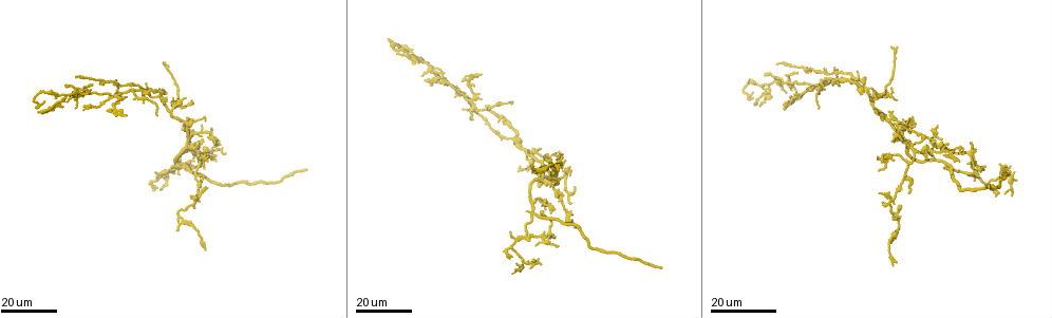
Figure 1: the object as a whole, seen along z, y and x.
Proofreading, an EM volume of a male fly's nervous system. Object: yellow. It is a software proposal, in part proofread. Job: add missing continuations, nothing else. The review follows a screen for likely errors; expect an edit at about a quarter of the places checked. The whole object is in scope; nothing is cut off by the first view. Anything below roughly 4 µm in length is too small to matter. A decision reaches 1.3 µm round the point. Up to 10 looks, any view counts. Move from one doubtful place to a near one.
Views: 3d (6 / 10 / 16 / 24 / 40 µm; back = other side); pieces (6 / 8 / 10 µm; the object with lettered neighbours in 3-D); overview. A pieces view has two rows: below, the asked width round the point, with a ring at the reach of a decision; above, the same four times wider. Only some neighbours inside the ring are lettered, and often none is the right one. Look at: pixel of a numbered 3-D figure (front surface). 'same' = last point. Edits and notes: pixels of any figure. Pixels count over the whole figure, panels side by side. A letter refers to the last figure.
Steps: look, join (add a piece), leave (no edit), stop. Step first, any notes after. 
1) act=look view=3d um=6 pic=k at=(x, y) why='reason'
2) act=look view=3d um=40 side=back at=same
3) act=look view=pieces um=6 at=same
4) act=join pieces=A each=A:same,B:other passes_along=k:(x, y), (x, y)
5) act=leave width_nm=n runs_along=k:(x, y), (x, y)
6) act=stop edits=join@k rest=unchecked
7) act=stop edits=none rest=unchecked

act=look view=3d um=16 pic=1 at=(135, 97) why='thin end'

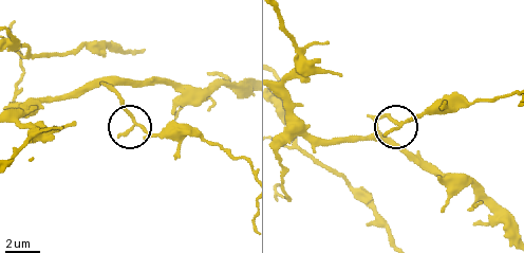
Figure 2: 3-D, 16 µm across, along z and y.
act=look view=pieces um=6 pic=2 at=(121, 135)

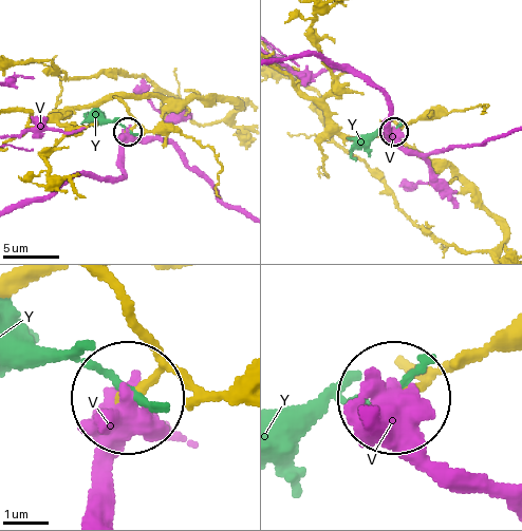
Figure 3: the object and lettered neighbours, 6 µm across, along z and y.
act=leave each=V:other,Y:other runs_along=3:(236, 107), (128, 96), (120, 102), (134, 124), (129, 132) found='none of them fits'

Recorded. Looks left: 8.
act=look view=3d um=16 pic=1 at=(66, 87) why='branch stops here'

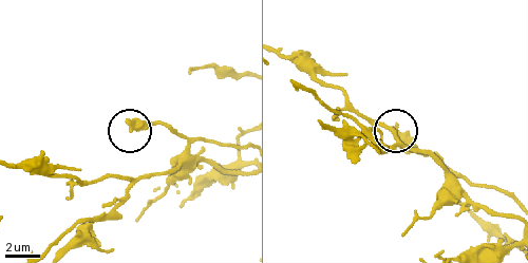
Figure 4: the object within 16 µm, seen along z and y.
act=look view=3d um=10 pic=4 at=(395, 125)

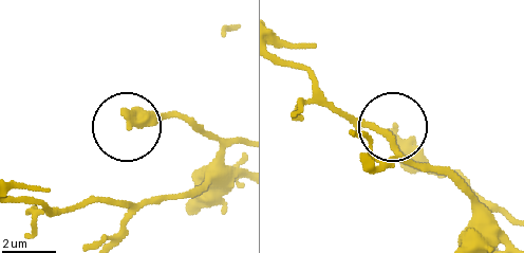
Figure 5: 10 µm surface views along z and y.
act=look view=pieces um=10 pic=5 at=(396, 127)

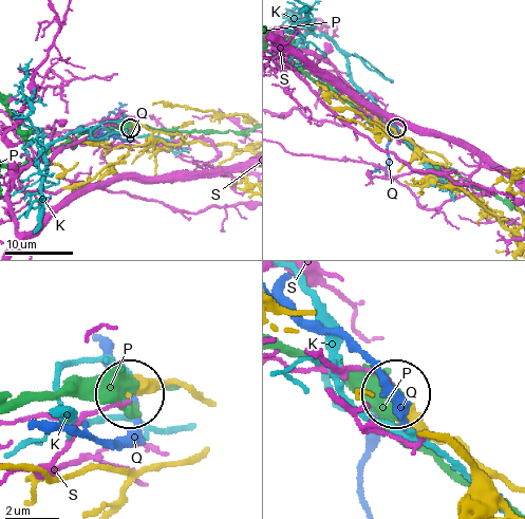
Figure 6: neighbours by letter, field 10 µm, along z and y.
act=leave width_nm=210 each=K:other,P:other,Q:other,S:other runs_along=6:(201, 397), (180, 384), (132, 390) found='none of them fits'

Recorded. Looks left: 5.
act=look view=3d um=16 pic=1 at=(799, 92)

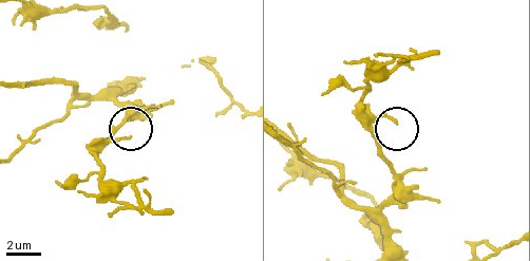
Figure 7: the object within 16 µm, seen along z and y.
act=look view=3d um=10 pic=7 at=(128, 138)

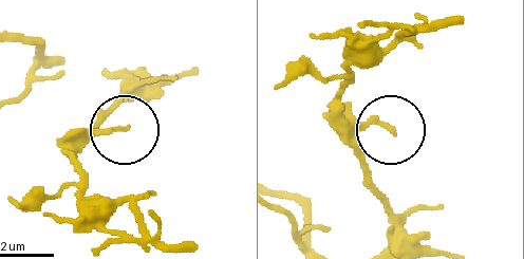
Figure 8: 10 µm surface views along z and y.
act=look view=pieces um=8 pic=8 at=(392, 131)

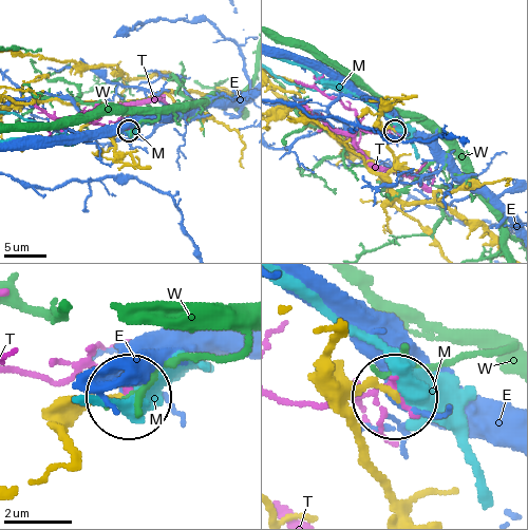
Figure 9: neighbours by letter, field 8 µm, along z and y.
act=leave each=E:other,M:other,T:other,W:other found='none of them fits'

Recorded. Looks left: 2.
act=look view=3d um=16 pic=1 at=(784, 107) why='branch stops here'

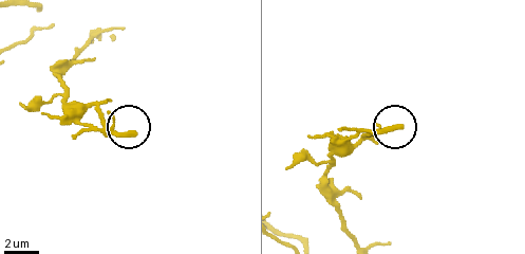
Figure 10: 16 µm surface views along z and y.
act=look view=pieces um=10 pic=10 at=(136, 131) why='see the neighbours'

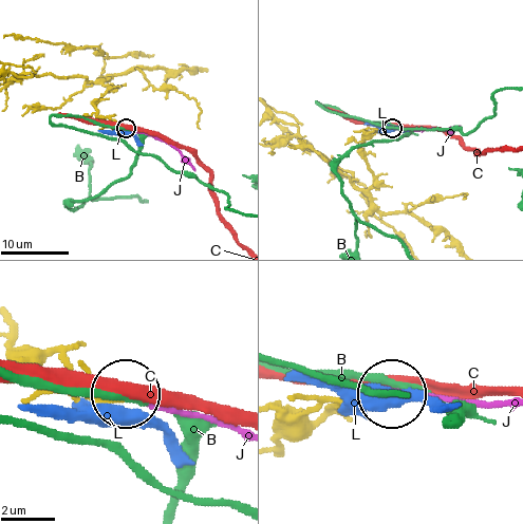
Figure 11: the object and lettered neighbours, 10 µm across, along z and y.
act=leave width_nm=290 each=B:other,C:other,J:other,L:other found='no lettered piece goes on from it'

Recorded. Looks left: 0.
act=stop edits=none rest=unchecked

